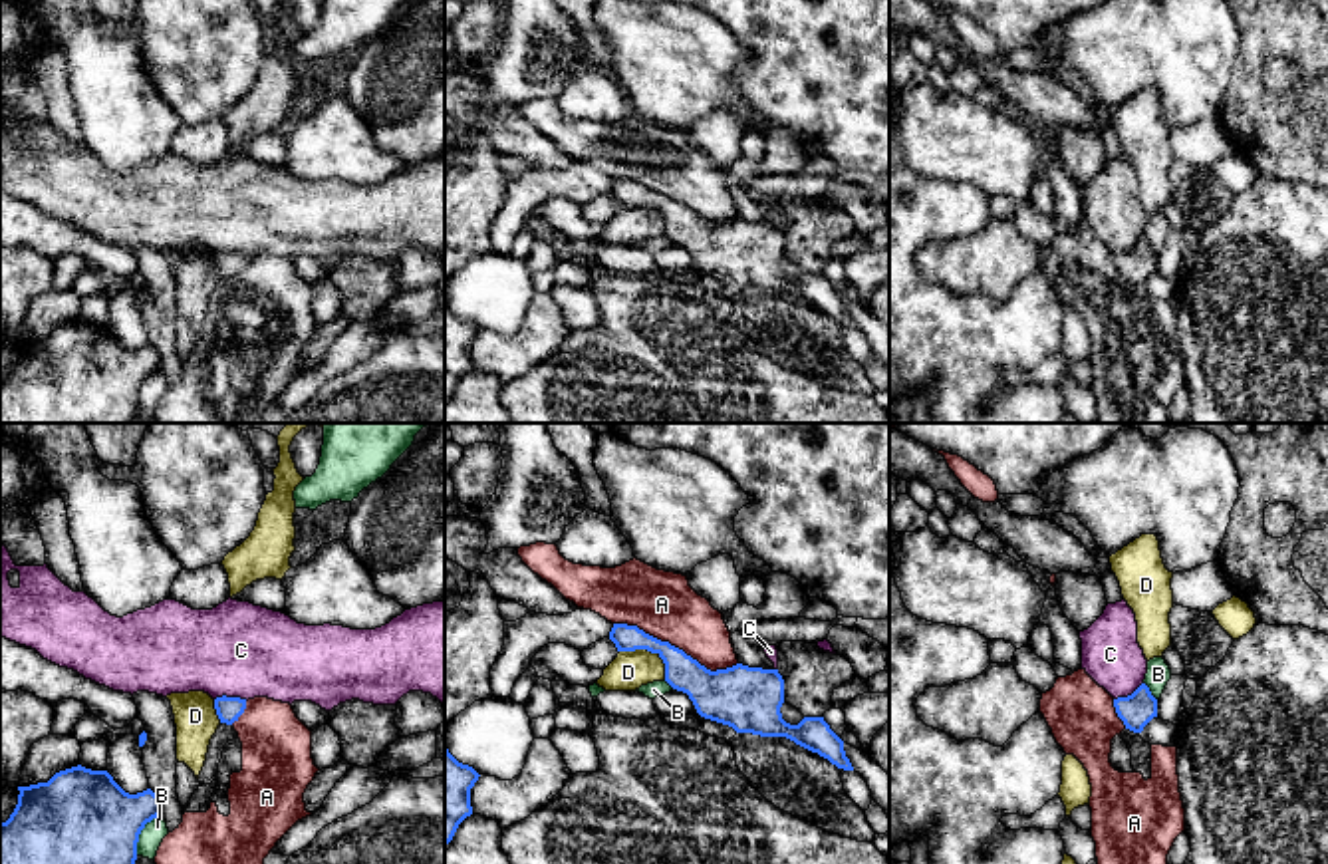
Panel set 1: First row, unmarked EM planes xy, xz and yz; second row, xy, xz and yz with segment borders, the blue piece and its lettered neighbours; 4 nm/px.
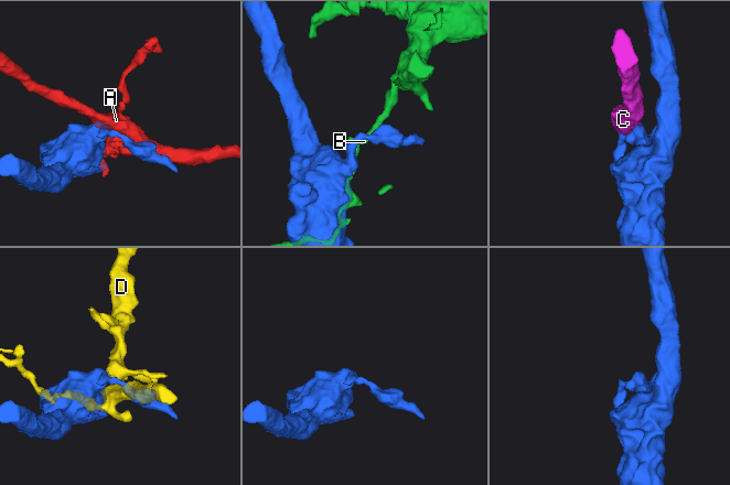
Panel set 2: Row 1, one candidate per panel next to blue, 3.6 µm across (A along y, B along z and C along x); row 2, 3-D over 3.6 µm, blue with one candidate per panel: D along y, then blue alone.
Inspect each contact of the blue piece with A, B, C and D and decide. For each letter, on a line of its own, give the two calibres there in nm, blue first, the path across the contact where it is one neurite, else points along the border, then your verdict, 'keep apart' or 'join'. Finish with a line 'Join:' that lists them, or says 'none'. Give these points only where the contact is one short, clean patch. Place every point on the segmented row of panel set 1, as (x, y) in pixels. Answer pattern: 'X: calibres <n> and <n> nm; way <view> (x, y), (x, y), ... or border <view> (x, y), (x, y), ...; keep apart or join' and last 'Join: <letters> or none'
A: calibres 190 and 260 nm; keep apart
B: calibres 380 and 90 nm; keep apart
C: calibres 100 and 380 nm; keep apart
D: calibres 140 and 160 nm; keep apart
Join: none

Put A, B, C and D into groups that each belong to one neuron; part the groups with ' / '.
A / B / C / D

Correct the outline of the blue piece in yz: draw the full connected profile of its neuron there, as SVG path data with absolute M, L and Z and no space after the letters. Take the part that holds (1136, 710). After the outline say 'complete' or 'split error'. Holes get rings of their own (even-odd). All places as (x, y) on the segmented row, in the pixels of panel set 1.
M1141 683L1131 695L1114 699L1114 707L1126 729L1133 733L1141 733L1143 727L1157 717L1157 699L1145 683Z | complete

